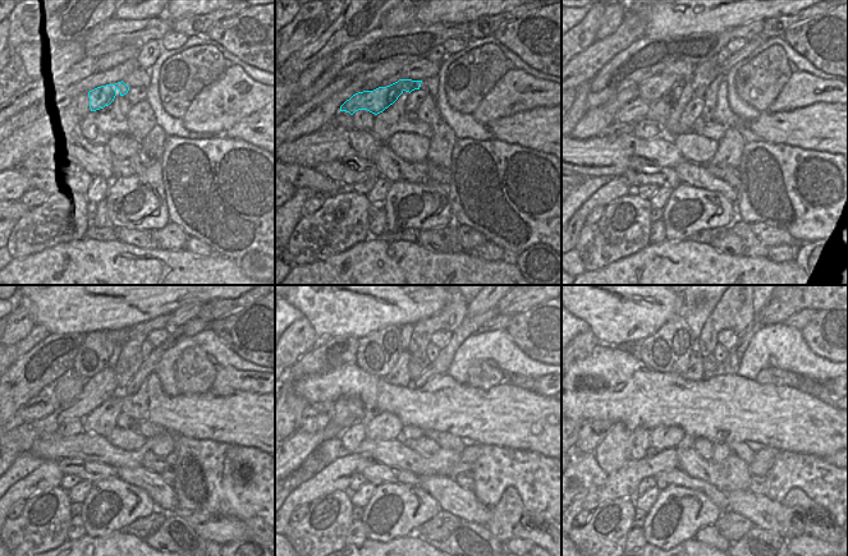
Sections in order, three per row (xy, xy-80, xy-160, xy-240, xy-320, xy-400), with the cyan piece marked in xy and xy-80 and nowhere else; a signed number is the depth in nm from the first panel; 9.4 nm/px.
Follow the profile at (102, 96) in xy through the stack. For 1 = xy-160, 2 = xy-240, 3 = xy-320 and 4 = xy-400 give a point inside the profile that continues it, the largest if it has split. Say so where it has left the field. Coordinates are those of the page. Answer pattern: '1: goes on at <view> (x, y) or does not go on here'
1: goes on at xy-160 (635, 110)
2: goes on at xy-240 (45, 403)
3: goes on at xy-320 (315, 417)
4: goes on at xy-400 (592, 432)

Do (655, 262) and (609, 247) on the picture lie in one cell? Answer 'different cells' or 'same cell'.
different cells

